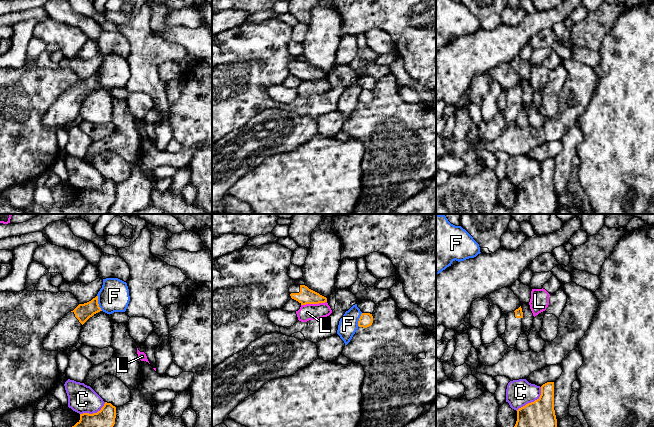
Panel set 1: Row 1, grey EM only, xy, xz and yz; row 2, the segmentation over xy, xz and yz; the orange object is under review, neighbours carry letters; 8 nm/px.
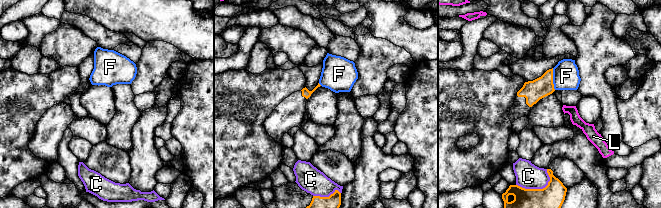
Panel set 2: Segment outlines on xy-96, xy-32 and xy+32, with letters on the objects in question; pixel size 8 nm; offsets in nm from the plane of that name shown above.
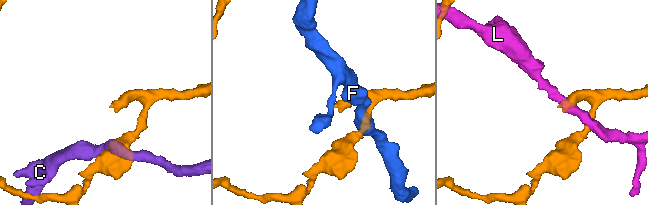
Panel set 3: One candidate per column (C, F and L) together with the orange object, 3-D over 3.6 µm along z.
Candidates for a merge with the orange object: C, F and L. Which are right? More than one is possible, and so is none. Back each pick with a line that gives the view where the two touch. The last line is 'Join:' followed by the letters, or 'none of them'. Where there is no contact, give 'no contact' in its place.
Join: none of them

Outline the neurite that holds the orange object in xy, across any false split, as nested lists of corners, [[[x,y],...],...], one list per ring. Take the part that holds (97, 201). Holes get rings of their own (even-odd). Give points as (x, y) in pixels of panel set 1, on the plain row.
[[[105,178],[97,189],[80,190],[80,196],[67,208],[63,214],[108,214],[115,200],[116,183]]]

